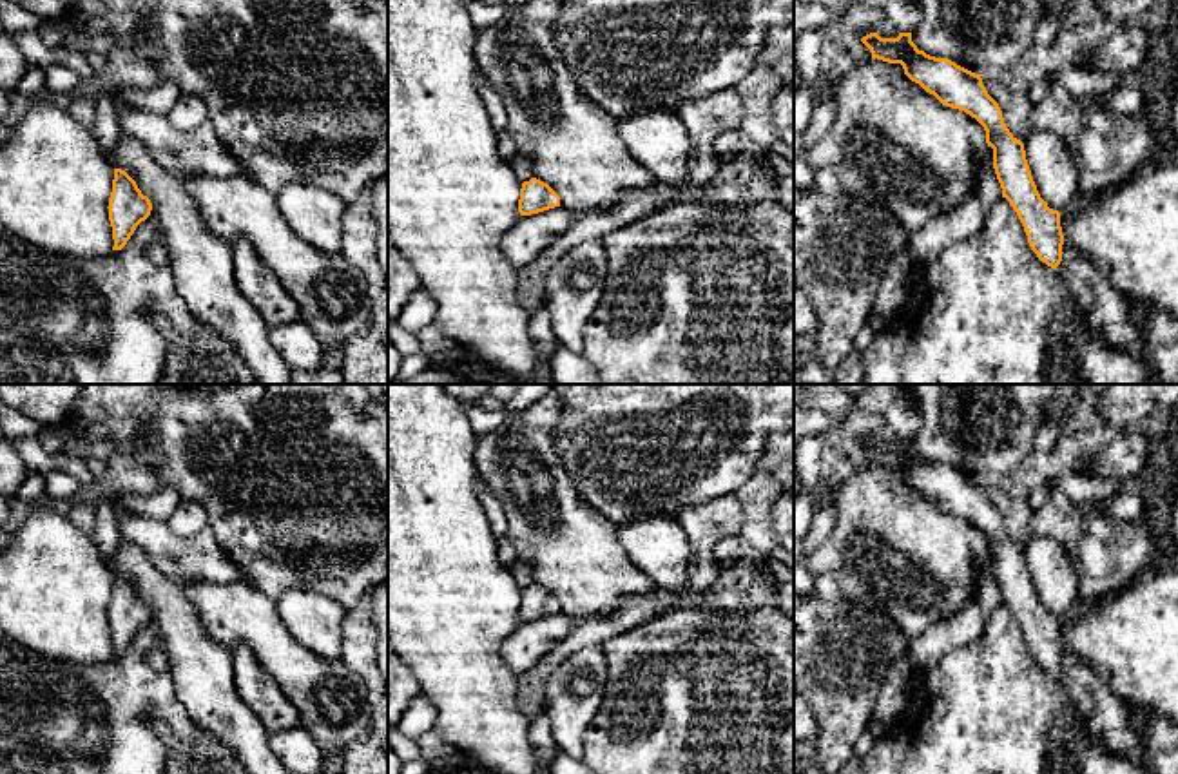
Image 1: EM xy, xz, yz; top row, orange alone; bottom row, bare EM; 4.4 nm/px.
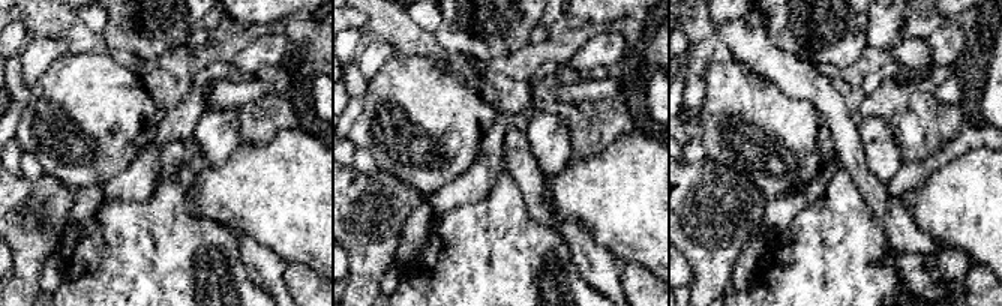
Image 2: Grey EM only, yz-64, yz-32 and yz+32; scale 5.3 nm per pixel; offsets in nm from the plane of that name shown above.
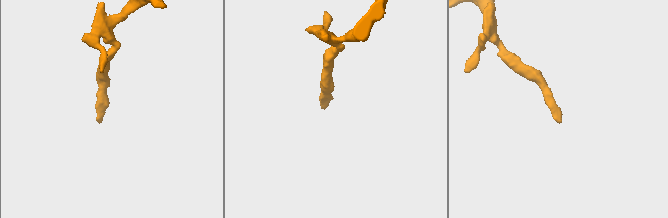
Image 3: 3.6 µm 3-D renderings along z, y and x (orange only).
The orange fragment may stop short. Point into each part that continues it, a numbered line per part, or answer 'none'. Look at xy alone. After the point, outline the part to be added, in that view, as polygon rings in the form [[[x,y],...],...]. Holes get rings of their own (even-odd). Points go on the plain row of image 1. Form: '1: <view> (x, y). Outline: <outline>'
none

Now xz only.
none

